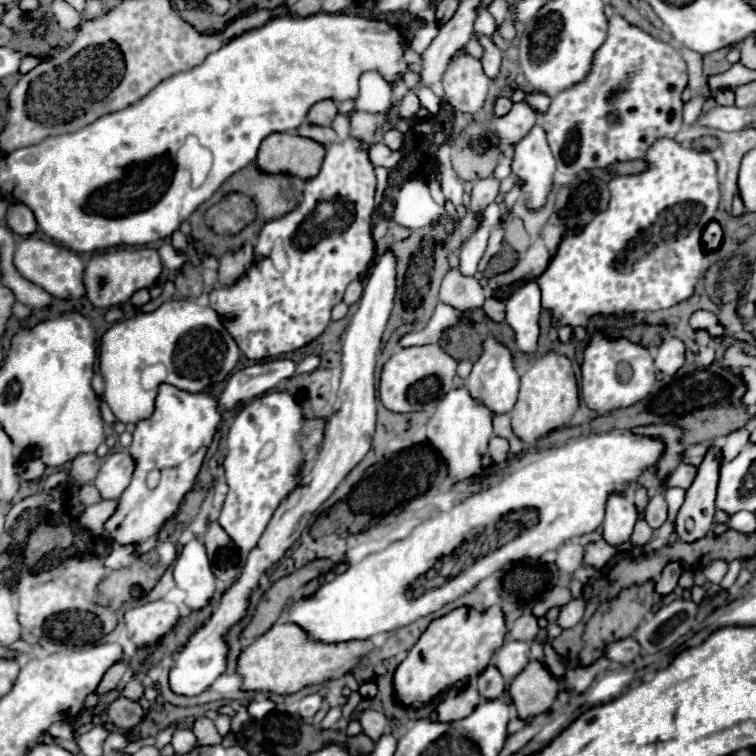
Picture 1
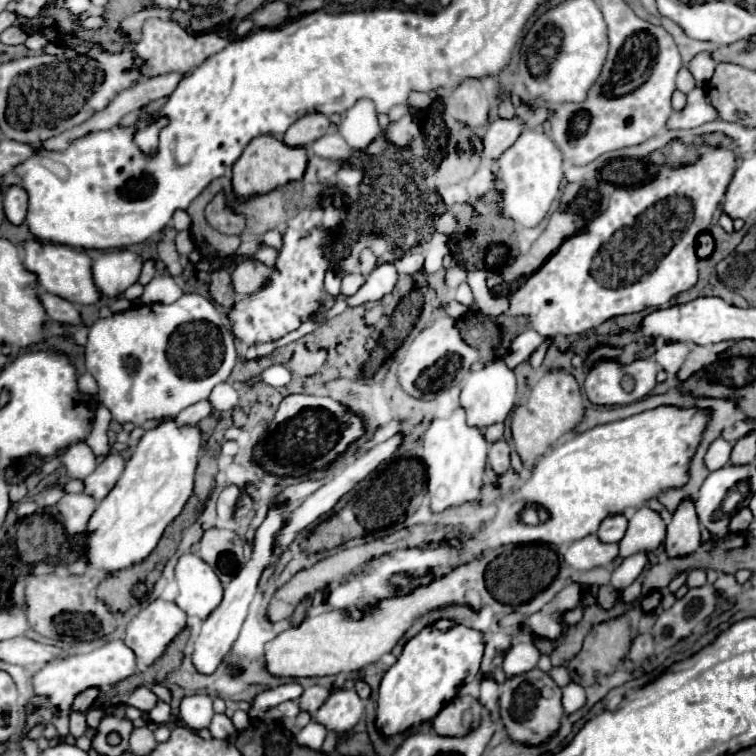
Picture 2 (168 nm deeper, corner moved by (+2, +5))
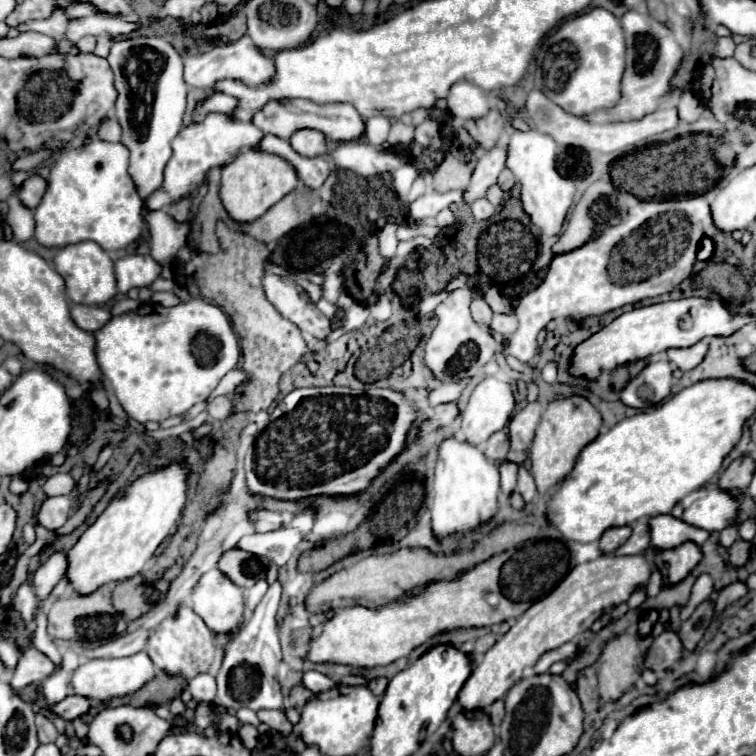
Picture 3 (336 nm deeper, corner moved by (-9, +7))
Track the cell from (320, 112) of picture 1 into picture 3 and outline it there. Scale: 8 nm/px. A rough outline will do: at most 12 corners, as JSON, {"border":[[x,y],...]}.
{"border":[[298,129],[290,145],[304,157],[326,153],[326,135]]}

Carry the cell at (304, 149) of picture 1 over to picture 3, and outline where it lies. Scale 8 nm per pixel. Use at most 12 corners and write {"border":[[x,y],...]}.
{"border":[[244,149],[222,169],[220,197],[234,221],[264,215],[294,191],[284,157]]}

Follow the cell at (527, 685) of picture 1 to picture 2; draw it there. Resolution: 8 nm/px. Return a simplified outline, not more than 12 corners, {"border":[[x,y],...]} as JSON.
{"border":[[539,669],[509,677],[499,713],[509,741],[555,737],[561,689]]}

